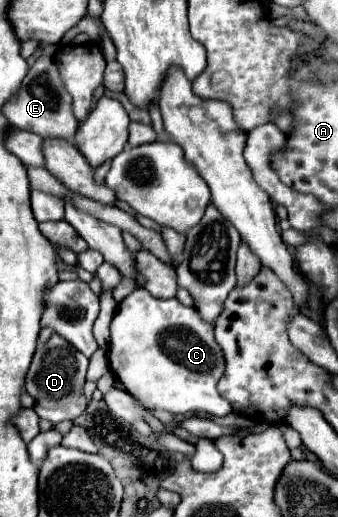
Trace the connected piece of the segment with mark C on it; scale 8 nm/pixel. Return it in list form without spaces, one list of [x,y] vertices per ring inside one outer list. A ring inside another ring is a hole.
[[[134,289],[120,305],[110,323],[110,367],[114,375],[126,385],[126,389],[138,397],[148,409],[166,409],[170,413],[194,415],[196,411],[208,411],[216,417],[224,417],[232,411],[230,403],[220,397],[216,385],[224,373],[224,355],[214,339],[212,325],[204,323],[194,307],[182,305],[178,299],[158,299],[146,289]]]

